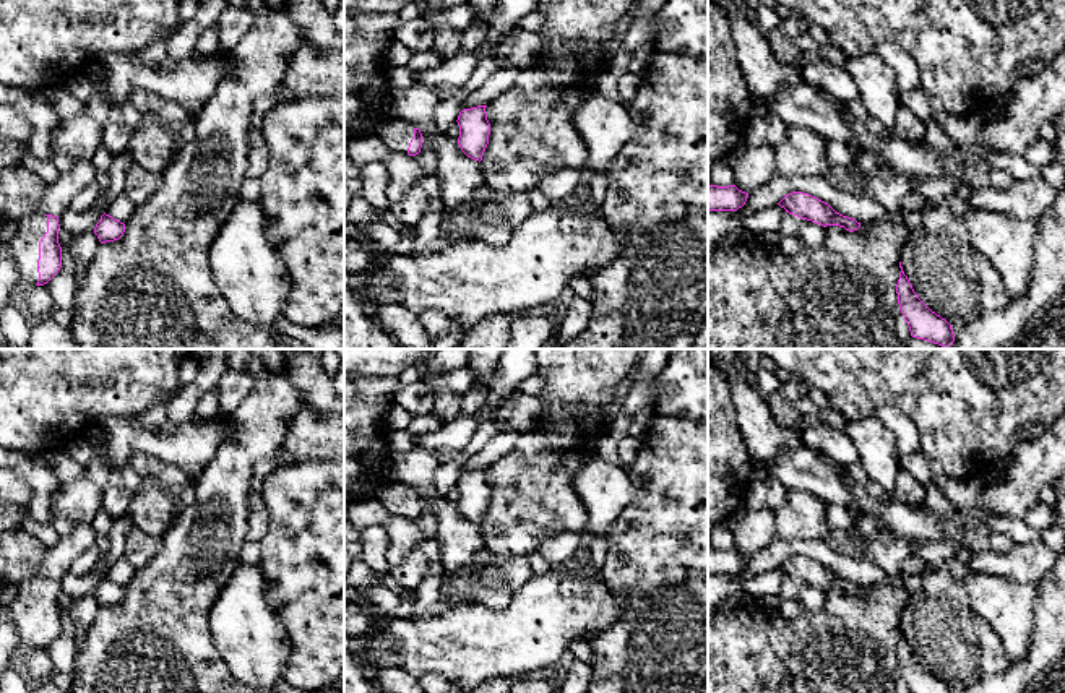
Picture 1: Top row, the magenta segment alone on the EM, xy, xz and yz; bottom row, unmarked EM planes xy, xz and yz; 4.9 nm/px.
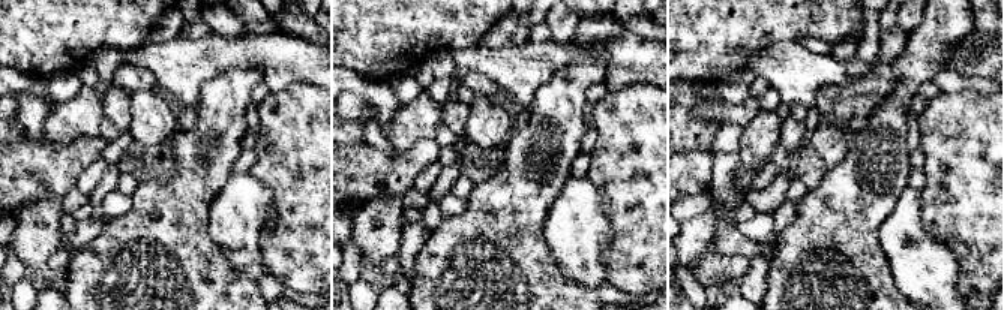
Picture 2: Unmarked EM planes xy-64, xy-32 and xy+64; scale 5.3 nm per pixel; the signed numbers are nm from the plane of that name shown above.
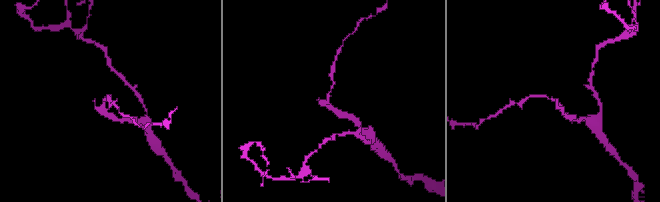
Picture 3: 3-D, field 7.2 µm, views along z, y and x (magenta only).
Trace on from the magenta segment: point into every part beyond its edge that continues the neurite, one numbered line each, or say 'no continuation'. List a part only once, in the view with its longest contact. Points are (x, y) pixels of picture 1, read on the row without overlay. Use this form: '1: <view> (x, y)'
1: xy (23, 611)

